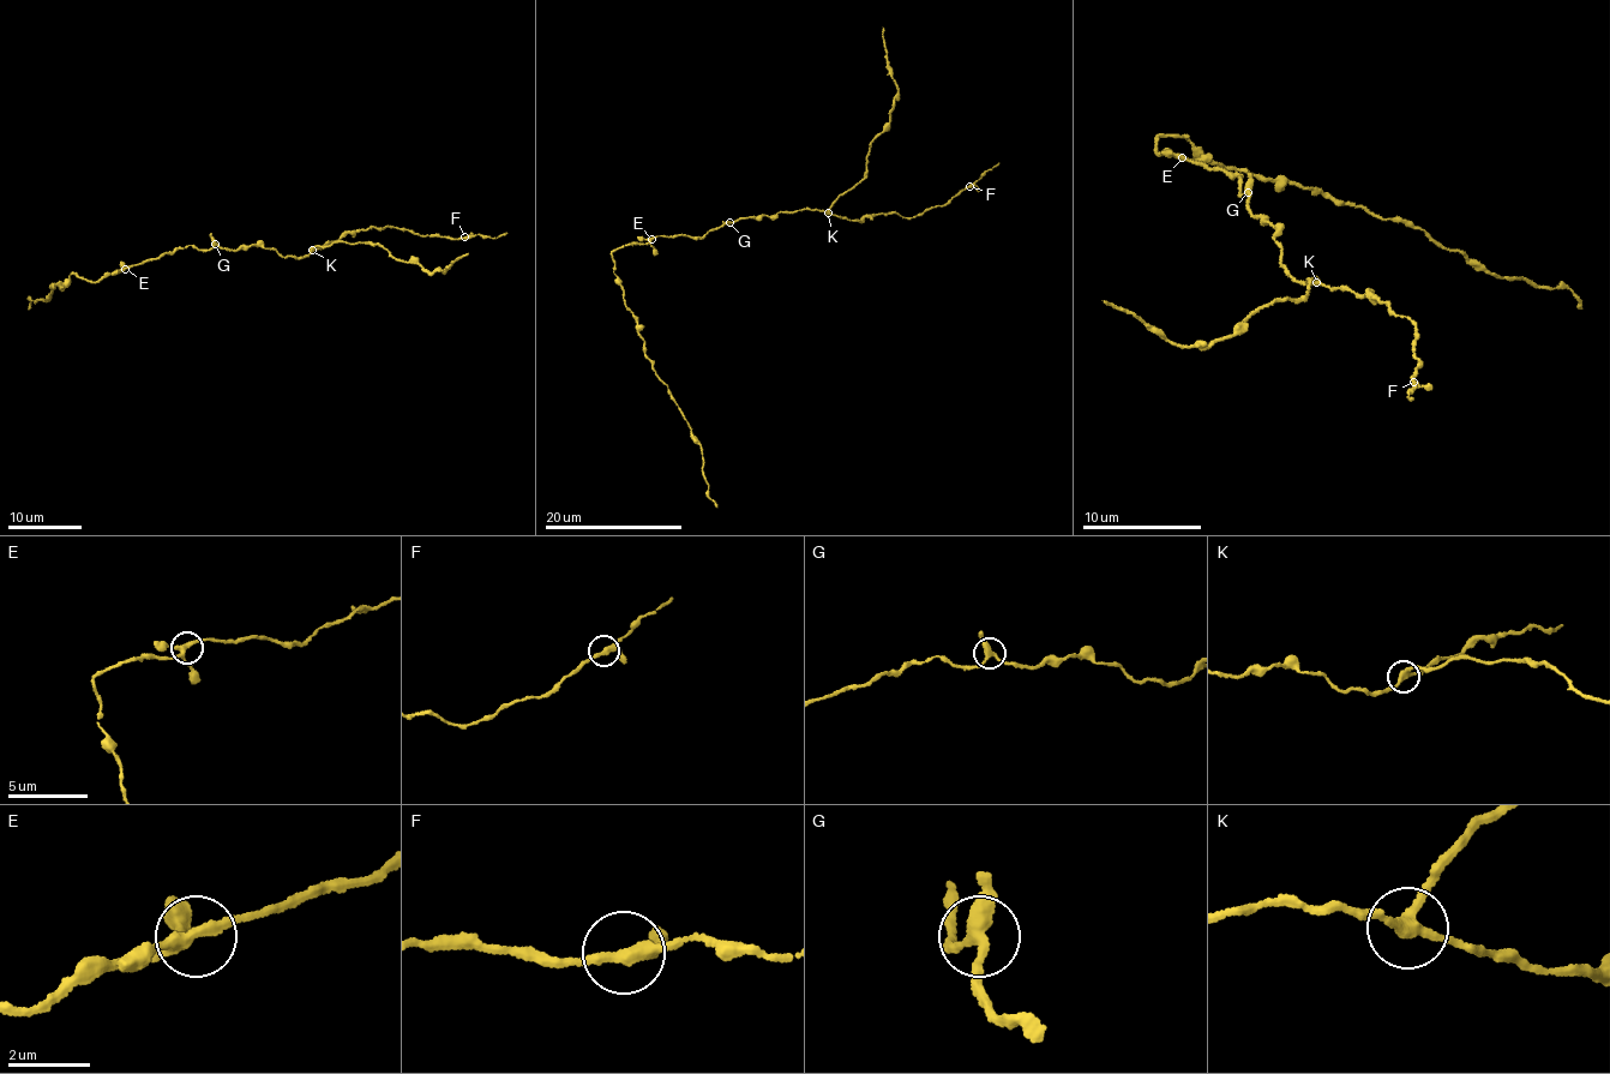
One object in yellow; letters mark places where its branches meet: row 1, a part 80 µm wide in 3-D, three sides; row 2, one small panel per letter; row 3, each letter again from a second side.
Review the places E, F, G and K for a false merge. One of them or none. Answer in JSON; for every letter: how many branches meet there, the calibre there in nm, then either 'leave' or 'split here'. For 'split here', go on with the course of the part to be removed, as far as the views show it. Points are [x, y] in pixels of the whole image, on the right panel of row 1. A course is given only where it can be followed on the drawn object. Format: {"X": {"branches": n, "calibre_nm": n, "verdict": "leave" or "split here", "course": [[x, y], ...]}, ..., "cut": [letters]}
{"E": {"branches": 4, "calibre_nm": 260, "verdict": "leave"}, "F": {"branches": 3, "calibre_nm": 260, "verdict": "leave"}, "G": {"branches": 3, "calibre_nm": 280, "verdict": "leave"}, "K": {"branches": 3, "calibre_nm": 280, "verdict": "split here", "course": [[1316, 281], [1307, 280], [1310, 289], [1303, 296], [1250, 312], [1231, 336], [1190, 347], [1169, 342], [1103, 300]]}, "cut": ["K"]}

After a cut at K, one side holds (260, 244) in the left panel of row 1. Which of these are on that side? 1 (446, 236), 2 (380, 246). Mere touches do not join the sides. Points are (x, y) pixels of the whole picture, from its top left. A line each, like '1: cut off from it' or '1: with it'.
1: with it
2: cut off from it

